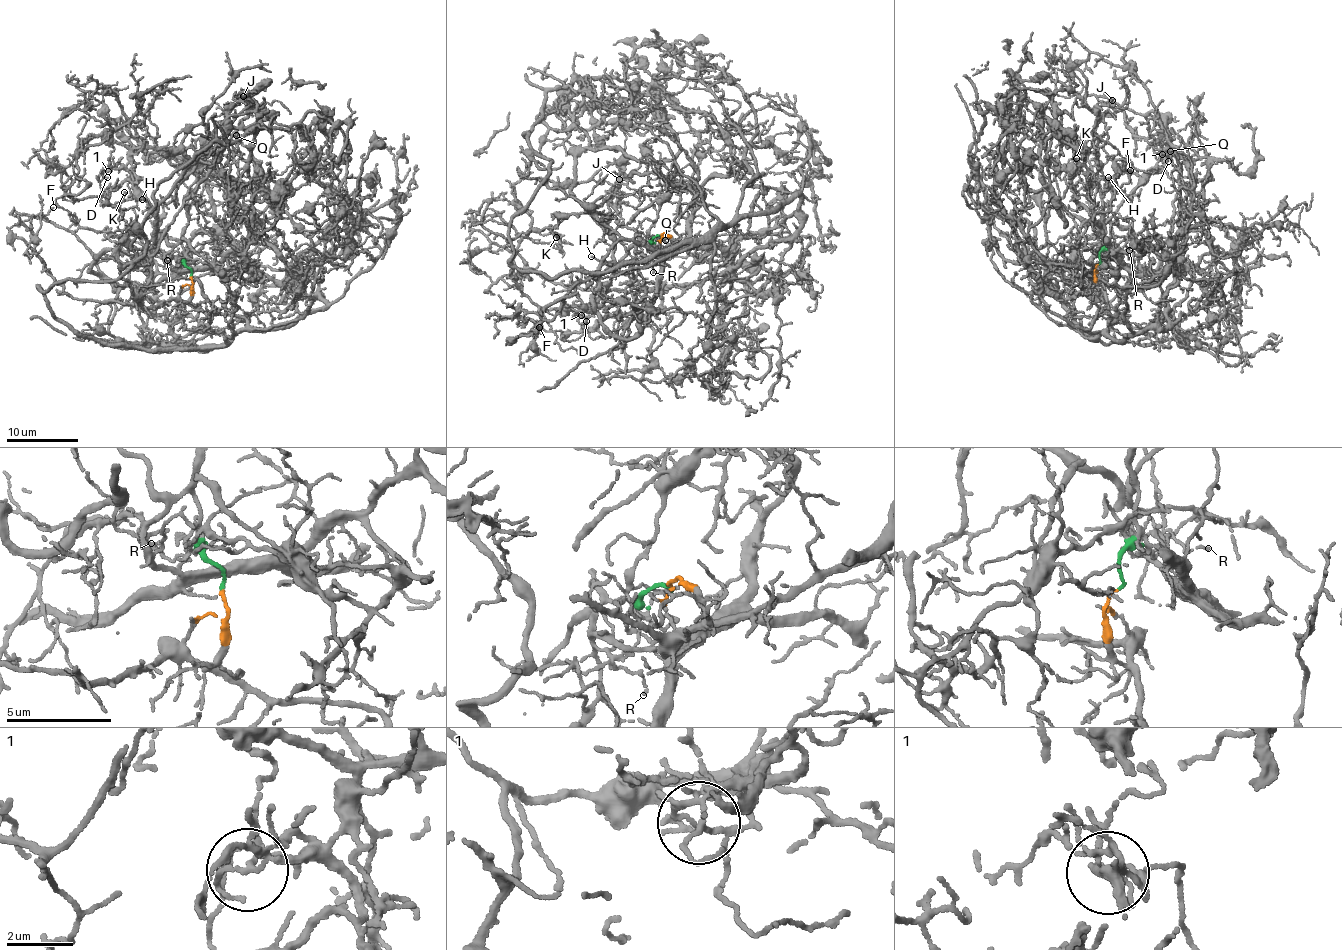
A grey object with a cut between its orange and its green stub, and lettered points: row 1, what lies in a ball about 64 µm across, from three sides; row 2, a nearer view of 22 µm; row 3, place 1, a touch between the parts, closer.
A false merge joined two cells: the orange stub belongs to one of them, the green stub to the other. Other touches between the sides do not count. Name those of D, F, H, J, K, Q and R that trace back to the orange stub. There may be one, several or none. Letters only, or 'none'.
F, J, K, Q

